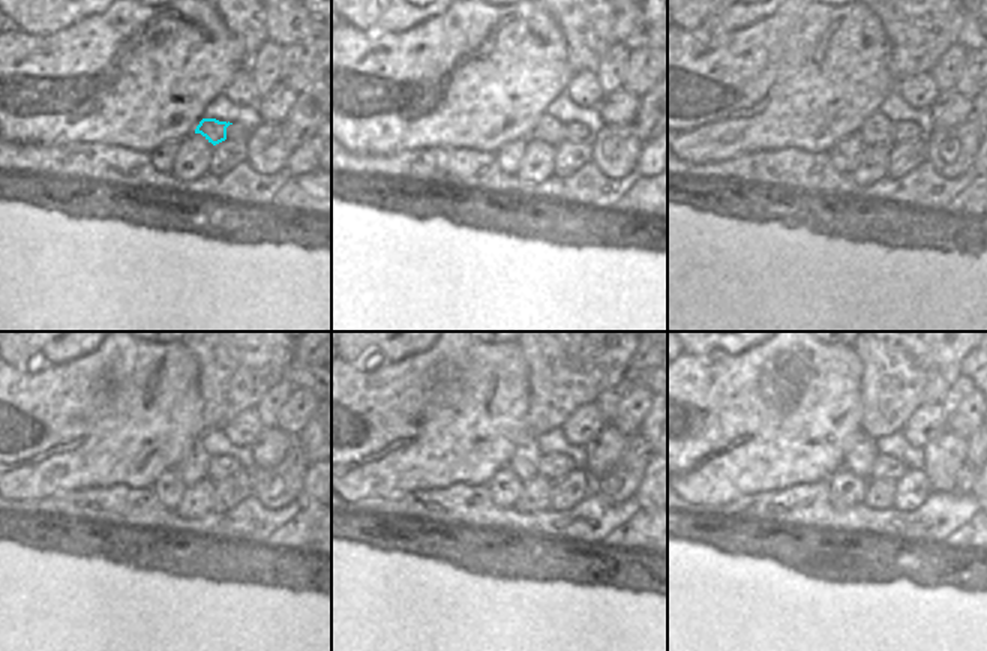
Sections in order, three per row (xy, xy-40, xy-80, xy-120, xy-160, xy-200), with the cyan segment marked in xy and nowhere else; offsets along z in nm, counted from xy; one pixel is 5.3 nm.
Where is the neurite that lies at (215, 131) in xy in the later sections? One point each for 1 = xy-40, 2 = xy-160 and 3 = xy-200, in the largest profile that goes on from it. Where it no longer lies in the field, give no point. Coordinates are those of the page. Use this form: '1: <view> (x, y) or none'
1: xy-40 (548, 129)
2: xy-160 (524, 462)
3: xy-200 (860, 452)

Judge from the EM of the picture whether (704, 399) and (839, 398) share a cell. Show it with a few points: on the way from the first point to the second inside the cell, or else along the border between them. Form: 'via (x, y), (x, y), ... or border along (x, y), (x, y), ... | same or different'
via (737, 402), (798, 405), (806, 398) | same

